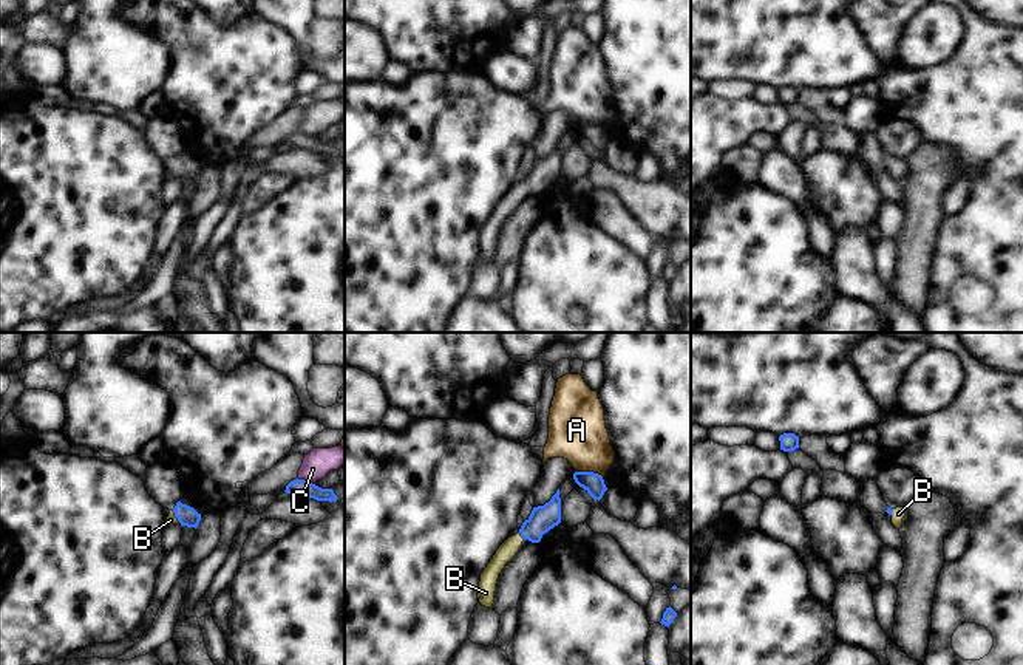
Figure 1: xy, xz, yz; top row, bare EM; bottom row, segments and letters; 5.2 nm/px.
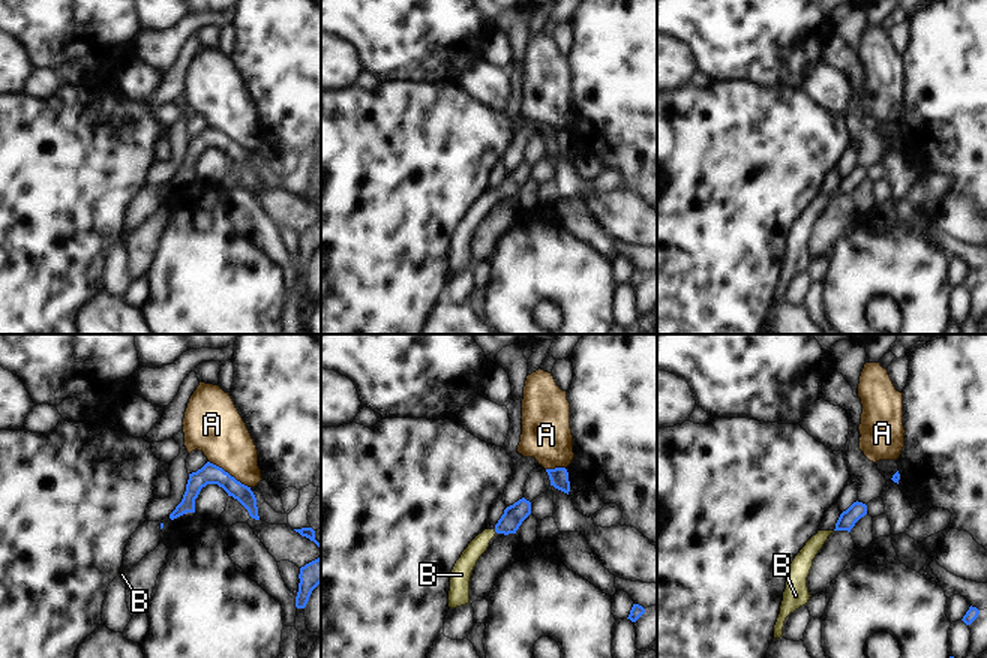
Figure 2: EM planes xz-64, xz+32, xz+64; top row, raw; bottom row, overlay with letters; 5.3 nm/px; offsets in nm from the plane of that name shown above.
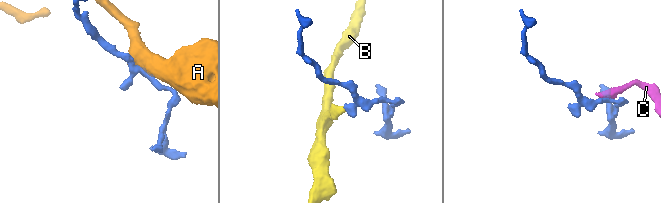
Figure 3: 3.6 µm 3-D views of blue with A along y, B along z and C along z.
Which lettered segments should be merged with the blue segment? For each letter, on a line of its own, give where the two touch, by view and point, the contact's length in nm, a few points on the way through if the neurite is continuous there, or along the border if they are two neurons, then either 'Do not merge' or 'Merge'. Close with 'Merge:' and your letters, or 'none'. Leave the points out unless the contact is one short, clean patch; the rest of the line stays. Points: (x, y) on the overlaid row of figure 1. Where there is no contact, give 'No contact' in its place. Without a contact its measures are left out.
A: Touches blue at xz (591, 472). Shared border 150 nm. Boundary: xz (577, 470), (592, 470), (603, 477). Do not merge
B: Touches blue at xz (521, 535). Shared border 50 nm. Path across: xz (543, 518), (521, 535), (510, 546). Merge
C: Touches blue at xy (306, 481). Shared border 100 nm. Boundary: xy (297, 478), (314, 484). Do not merge
Merge: B.

